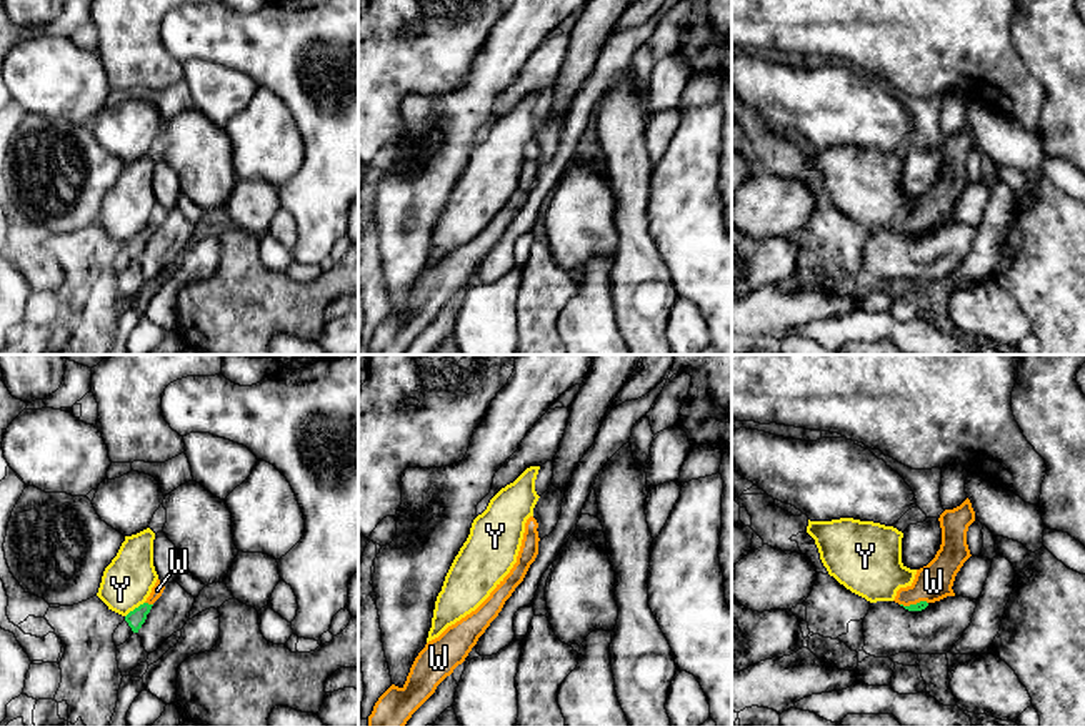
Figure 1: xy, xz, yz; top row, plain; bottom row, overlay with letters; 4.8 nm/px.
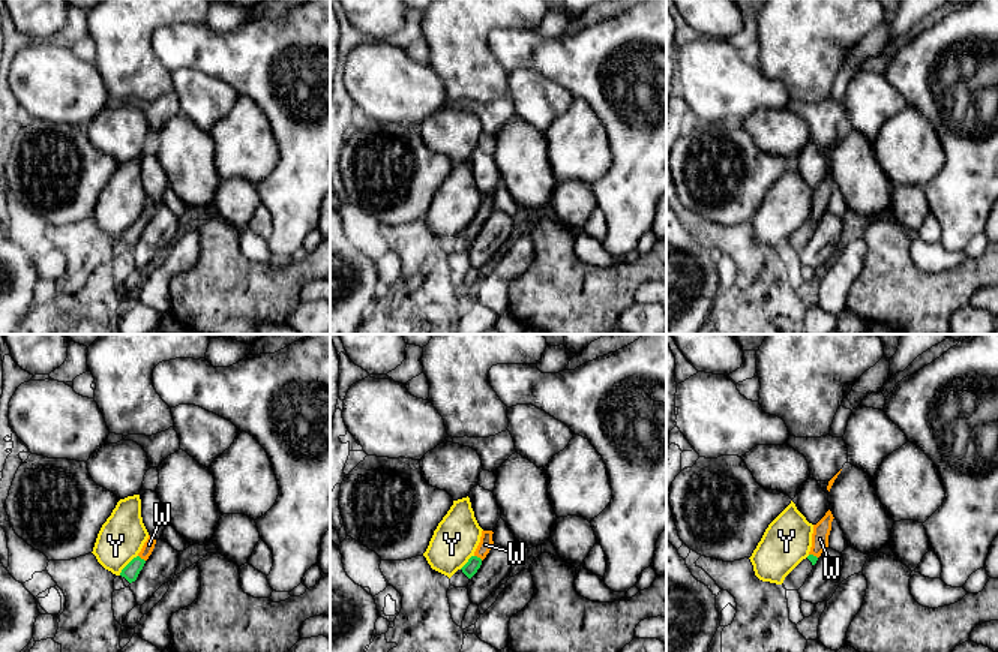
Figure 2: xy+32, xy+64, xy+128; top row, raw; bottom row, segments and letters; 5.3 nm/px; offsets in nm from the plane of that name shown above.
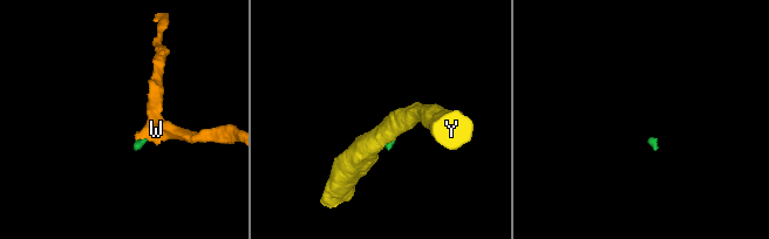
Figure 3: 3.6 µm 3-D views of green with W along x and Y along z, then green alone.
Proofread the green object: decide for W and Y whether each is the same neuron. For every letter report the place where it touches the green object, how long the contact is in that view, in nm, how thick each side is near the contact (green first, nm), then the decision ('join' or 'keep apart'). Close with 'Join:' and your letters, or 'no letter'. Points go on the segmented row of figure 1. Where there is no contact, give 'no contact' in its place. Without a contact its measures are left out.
W: xy (147, 603) | 40 nm | 90/60 nm | join
Y: xy (135, 608) | 120 nm | 90/240 nm | keep apart
Join: W

